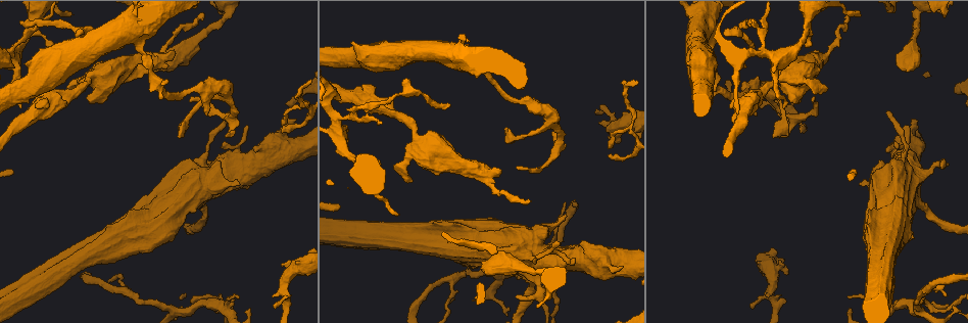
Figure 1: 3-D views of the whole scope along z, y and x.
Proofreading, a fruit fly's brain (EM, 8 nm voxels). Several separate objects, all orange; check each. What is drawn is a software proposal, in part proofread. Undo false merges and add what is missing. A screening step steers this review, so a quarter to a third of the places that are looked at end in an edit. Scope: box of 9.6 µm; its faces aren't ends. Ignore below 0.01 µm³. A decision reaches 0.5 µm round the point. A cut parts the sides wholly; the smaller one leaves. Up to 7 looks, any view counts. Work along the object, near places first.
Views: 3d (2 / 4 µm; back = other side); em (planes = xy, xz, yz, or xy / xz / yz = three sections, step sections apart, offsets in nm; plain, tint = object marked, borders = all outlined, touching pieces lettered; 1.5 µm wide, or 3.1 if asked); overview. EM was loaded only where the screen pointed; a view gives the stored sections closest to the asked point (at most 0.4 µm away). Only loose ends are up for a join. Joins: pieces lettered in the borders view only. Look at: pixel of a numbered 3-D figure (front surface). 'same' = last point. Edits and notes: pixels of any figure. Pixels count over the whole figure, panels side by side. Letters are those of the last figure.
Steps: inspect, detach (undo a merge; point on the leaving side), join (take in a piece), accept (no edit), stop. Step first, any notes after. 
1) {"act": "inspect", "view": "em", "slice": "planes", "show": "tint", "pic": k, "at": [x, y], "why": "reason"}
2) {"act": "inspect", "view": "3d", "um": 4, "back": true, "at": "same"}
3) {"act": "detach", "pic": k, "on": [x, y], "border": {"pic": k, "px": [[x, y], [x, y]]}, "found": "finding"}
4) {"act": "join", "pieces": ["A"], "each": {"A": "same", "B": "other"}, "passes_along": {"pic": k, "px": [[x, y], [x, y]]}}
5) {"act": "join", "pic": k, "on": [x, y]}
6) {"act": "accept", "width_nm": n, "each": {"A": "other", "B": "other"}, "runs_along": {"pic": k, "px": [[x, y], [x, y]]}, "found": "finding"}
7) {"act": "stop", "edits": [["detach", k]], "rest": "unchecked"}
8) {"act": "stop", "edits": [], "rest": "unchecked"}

{"act": "inspect", "view": "em", "slice": "planes", "show": "tint", "pic": 1, "at": [200, 89], "why": "thick turns thin"}

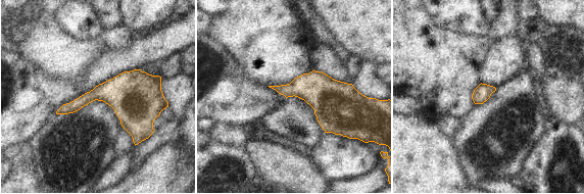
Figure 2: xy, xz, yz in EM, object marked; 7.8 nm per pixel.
{"act": "inspect", "view": "em", "slice": "planes", "show": "borders", "at": "same", "why": "what lies round it"}

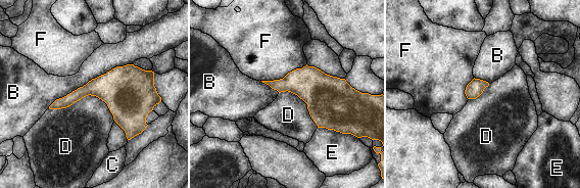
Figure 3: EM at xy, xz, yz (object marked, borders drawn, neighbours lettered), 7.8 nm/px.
{"act": "accept", "width_nm": 340, "each": {"B": "other", "C": "other", "D": "other", "E": "other", "F": "other"}, "border": {"pic": 3, "px": [[48, 108], [95, 95], [114, 121]]}, "found": "one neuron here"}

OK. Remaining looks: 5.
{"act": "inspect", "view": "3d", "um": 4, "pic": 1, "at": [504, 129], "why": "branch stops here"}

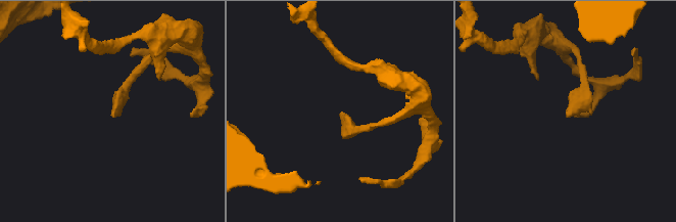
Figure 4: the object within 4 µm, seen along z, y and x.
{"act": "inspect", "view": "em", "slice": "planes", "show": "tint", "pic": 4, "at": [112, 117]}

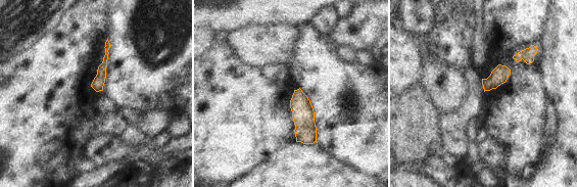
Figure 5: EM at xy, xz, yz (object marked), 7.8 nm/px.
{"act": "inspect", "view": "em", "slice": "planes", "show": "borders", "at": "same", "why": "see the neighbours"}

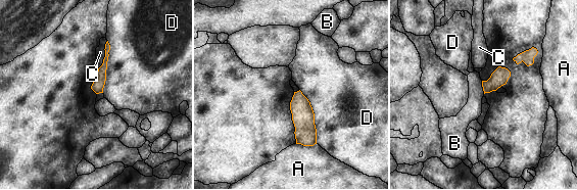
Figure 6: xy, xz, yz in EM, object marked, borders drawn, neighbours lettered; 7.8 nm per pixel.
{"act": "accept", "each": {"A": "other", "B": "other", "C": "other", "D": "other"}, "border": {"pic": 6, "px": [[481, 81], [484, 93]]}, "found": "none of them fits"}

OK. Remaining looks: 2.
{"act": "inspect", "view": "3d", "um": 4, "pic": 1, "at": [895, 147], "why": "free end"}

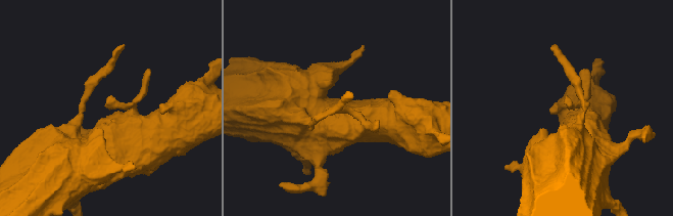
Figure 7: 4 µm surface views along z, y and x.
{"act": "inspect", "view": "em", "slice": "planes", "show": "borders", "pic": 7, "at": [107, 102]}

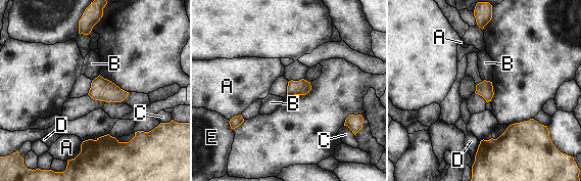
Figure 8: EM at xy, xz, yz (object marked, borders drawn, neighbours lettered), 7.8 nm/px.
{"act": "accept", "each": {"A": "other", "B": "other", "C": "other", "D": "other", "E": "other"}, "found": "none of them fits"}

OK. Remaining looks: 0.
{"act": "stop", "edits": [], "rest": "unchecked"}

